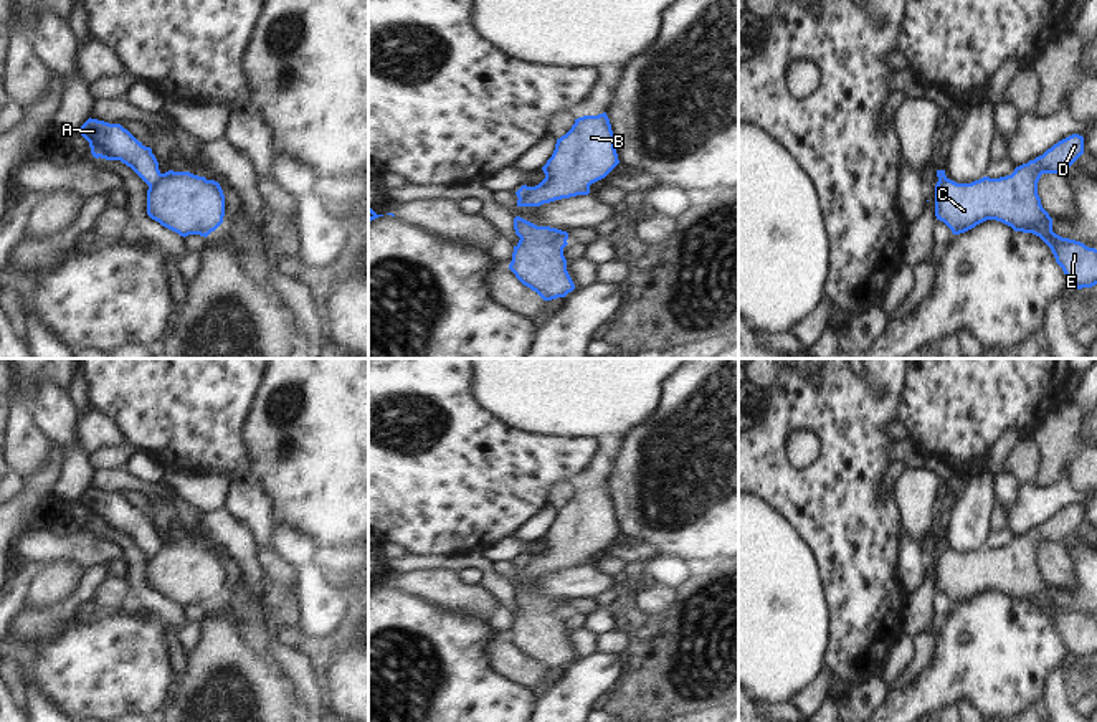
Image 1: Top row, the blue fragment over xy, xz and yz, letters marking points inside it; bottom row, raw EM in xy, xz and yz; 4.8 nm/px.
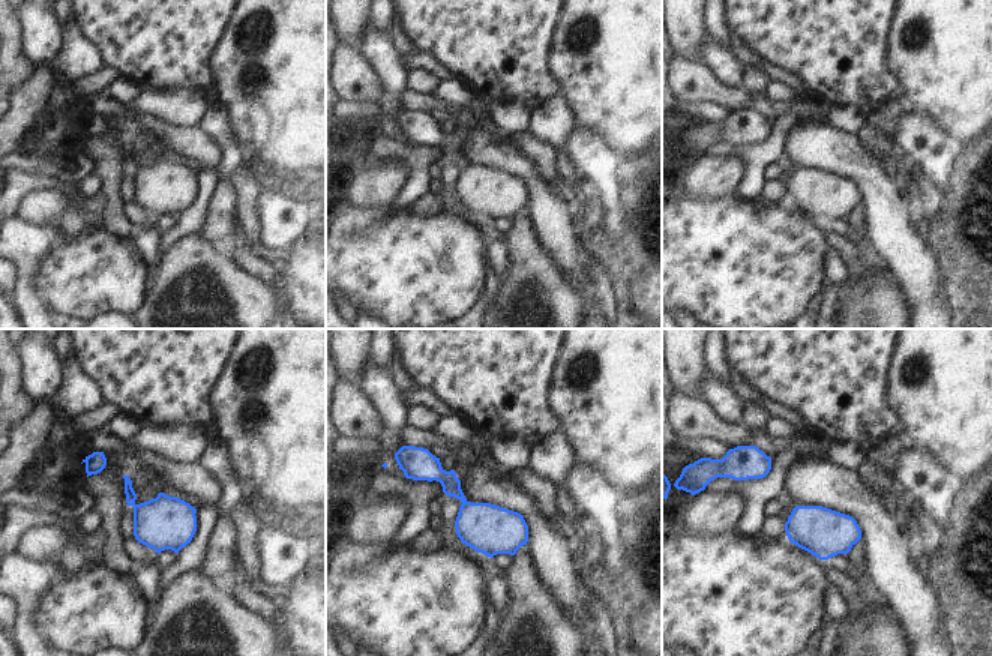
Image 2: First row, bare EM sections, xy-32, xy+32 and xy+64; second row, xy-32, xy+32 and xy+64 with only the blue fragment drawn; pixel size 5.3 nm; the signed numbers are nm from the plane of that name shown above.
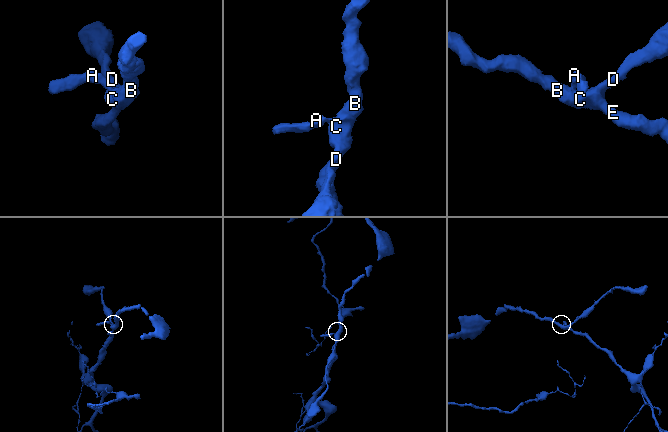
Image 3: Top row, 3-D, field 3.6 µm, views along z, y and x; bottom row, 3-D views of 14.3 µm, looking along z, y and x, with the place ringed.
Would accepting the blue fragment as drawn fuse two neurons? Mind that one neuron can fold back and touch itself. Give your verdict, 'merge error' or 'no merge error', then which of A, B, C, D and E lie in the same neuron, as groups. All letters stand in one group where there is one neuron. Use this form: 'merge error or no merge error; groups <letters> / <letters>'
merge error; groups A / B C D E

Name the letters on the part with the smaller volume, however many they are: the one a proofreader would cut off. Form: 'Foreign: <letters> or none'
Foreign: A

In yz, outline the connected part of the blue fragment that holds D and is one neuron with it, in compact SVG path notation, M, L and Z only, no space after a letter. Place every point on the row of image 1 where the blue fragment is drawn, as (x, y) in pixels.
M1072 134L1042 155L1014 169L1011 175L990 178L983 177L971 183L957 183L950 178L935 185L935 216L943 221L953 235L965 233L986 220L996 220L1014 231L1033 233L1039 236L1052 251L1056 263L1062 268L1067 281L1077 289L1097 284L1097 249L1080 241L1062 238L1052 231L1052 218L1042 208L1038 195L1038 182L1042 173L1064 173L1084 154L1084 137Z

